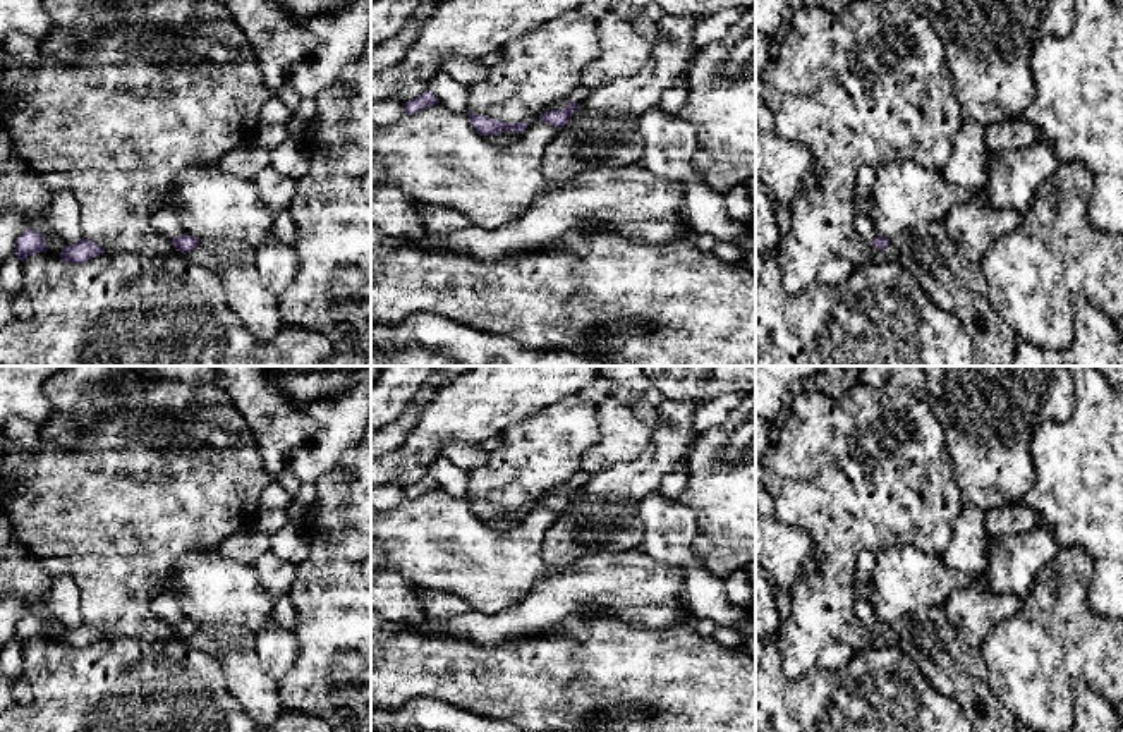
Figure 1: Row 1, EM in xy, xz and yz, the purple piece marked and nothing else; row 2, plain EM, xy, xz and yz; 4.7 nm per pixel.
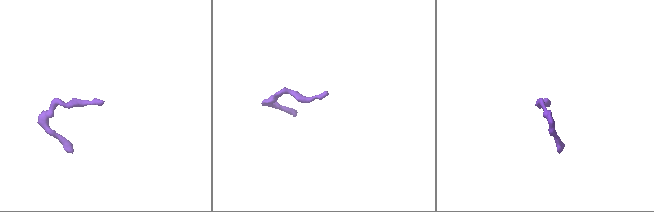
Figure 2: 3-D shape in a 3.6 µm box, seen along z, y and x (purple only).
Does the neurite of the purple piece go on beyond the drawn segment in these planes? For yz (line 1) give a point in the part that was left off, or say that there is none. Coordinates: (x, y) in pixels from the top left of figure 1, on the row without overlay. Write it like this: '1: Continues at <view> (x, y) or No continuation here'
1: No continuation here

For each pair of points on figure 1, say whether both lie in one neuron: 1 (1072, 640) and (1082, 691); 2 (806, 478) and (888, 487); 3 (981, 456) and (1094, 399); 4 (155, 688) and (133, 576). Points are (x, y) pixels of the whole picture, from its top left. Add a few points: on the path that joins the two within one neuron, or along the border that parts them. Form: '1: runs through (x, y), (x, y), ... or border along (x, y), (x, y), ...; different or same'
1: border along (1070, 681), (1082, 679), (1104, 698); different
2: runs through (826, 478), (842, 478), (854, 487), (868, 487); same
3: border along (1074, 384), (1074, 413), (1036, 428); different
4: border along (107, 638), (184, 641); different

